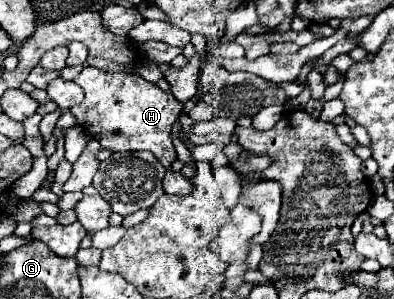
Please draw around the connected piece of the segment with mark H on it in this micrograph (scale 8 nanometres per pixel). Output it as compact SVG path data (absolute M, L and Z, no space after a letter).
M86 66L74 82L84 90L84 100L82 104L70 108L70 112L76 122L102 144L102 148L112 152L150 150L164 164L164 168L170 168L176 160L172 124L178 120L182 110L182 104L170 92L162 92L156 84L138 74L102 72L92 66Z

